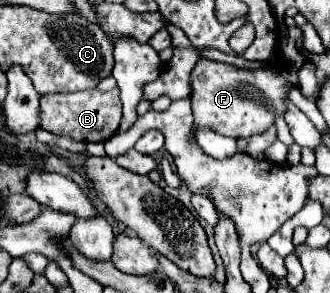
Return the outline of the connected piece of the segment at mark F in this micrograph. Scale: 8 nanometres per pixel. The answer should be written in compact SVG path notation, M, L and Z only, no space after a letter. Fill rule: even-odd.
M201 58L191 74L191 106L195 124L205 124L229 138L249 138L253 134L263 134L275 124L277 116L285 114L289 84L291 82L271 68L249 70ZM247 96L259 96L259 100L251 100Z

